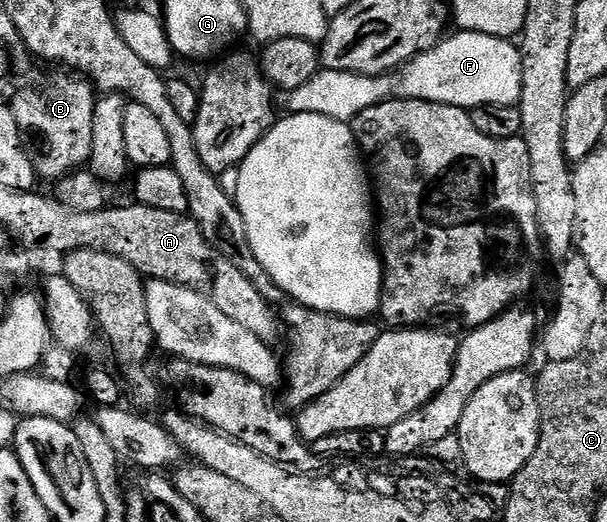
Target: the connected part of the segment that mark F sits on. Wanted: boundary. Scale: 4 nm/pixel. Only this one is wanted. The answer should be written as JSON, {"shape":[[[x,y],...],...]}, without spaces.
{"shape":[[[462,30],[442,37],[441,41],[427,52],[415,55],[411,61],[392,70],[390,74],[379,76],[367,76],[355,72],[339,72],[338,70],[320,69],[317,74],[303,84],[303,88],[295,88],[288,91],[289,114],[318,114],[327,116],[331,120],[352,123],[359,112],[371,108],[380,102],[386,102],[392,98],[418,98],[428,102],[439,104],[451,104],[452,106],[486,106],[487,104],[503,104],[504,106],[517,106],[521,100],[521,51],[508,38],[496,38],[479,32]]]}

